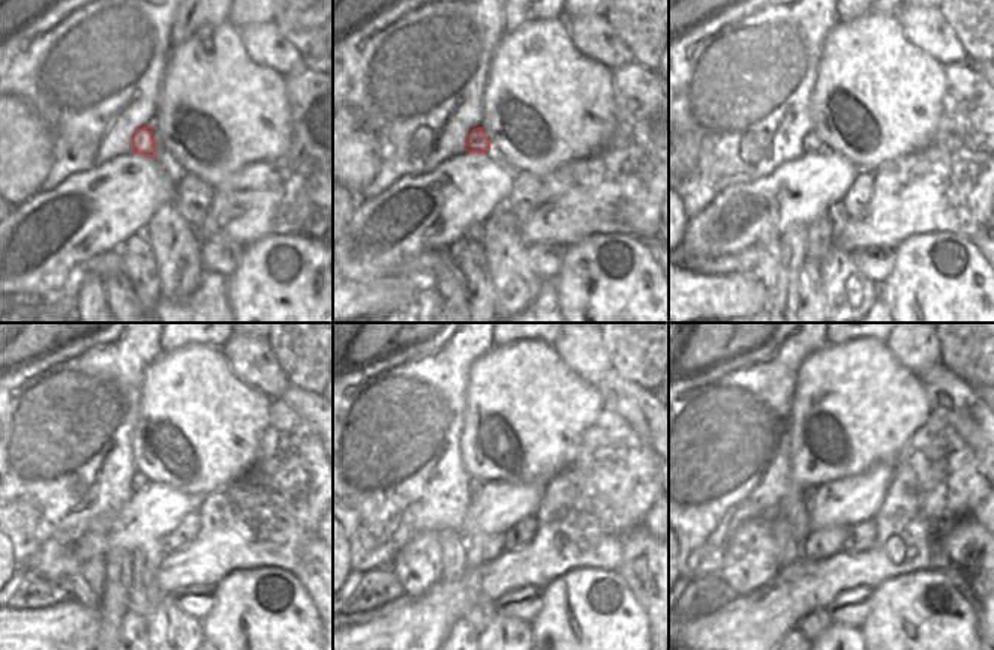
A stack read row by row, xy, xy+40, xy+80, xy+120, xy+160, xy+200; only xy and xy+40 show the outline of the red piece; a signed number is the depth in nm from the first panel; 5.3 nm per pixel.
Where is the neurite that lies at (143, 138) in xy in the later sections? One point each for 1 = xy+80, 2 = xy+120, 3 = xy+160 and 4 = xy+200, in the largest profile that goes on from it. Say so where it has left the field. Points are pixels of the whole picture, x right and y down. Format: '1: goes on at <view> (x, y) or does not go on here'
1: goes on at xy+80 (811, 143)
2: goes on at xy+120 (140, 481)
3: goes on at xy+160 (476, 484)
4: goes on at xy+200 (808, 494)

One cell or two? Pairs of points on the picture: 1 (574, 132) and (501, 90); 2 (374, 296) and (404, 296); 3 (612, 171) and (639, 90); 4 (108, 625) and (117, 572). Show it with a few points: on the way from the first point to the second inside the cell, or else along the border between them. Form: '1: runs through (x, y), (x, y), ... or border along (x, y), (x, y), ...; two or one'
1: runs through (556, 114), (532, 90), (519, 90); one
2: runs through (381, 296), (396, 296); one
3: runs through (631, 152), (637, 146), (637, 110); one
4: runs through (113, 611), (117, 586); one

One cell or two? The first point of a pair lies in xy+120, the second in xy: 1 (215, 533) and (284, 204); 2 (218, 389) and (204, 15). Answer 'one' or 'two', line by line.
1: one
2: two

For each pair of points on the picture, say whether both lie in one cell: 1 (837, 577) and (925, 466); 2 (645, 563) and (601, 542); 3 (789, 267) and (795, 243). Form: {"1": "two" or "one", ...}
{"1": "one", "2": "two", "3": "one"}

